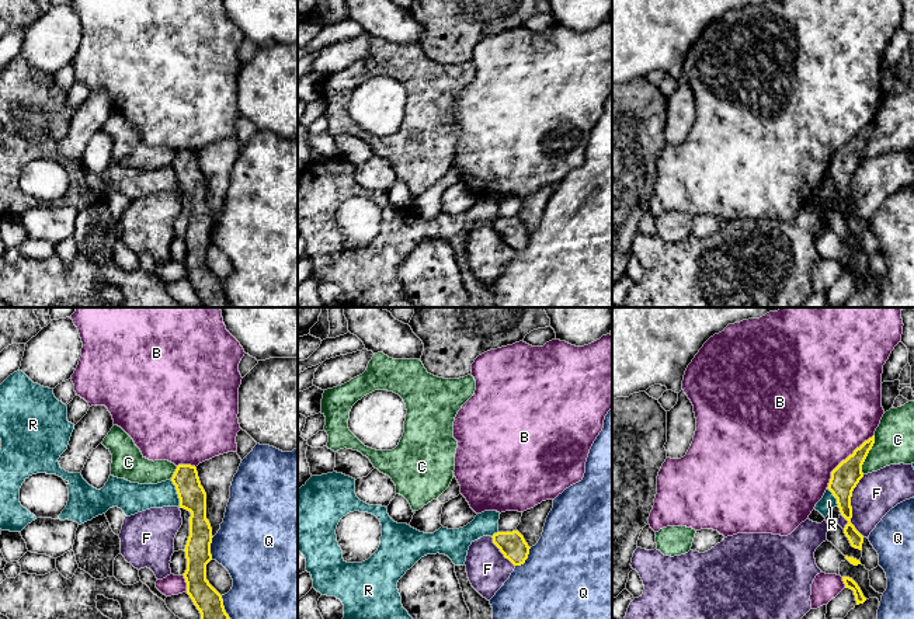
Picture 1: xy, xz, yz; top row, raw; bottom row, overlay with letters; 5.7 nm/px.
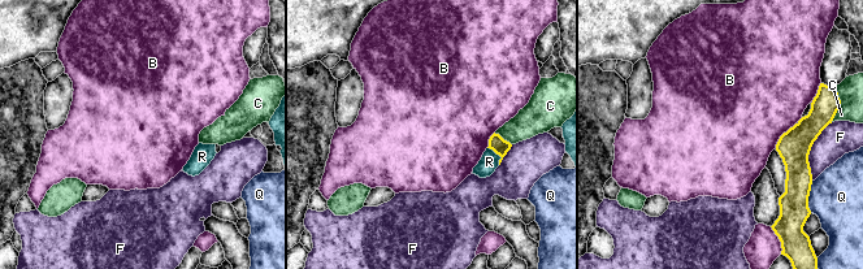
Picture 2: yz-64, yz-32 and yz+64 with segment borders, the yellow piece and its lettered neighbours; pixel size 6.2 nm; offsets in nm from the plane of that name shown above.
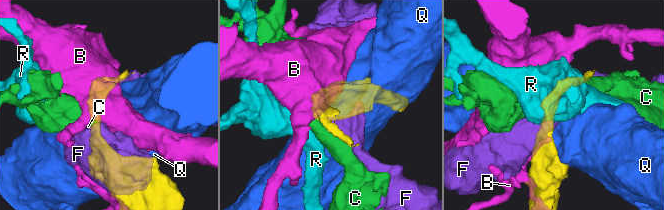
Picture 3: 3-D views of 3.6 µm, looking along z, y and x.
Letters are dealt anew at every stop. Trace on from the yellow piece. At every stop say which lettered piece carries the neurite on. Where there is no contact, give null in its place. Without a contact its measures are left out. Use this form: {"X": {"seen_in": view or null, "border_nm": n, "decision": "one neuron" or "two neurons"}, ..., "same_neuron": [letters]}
{"B": {"seen_in": "yz", "border_nm": 420, "decision": "two neurons"}, "C": {"seen_in": "yz", "border_nm": 240, "decision": "two neurons"}, "F": {"seen_in": "yz", "border_nm": 360, "decision": "two neurons"}, "Q": {"seen_in": "xz", "border_nm": 140, "decision": "two neurons"}, "R": {"seen_in": "xy", "border_nm": 170, "decision": "two neurons"}, "same_neuron": []}

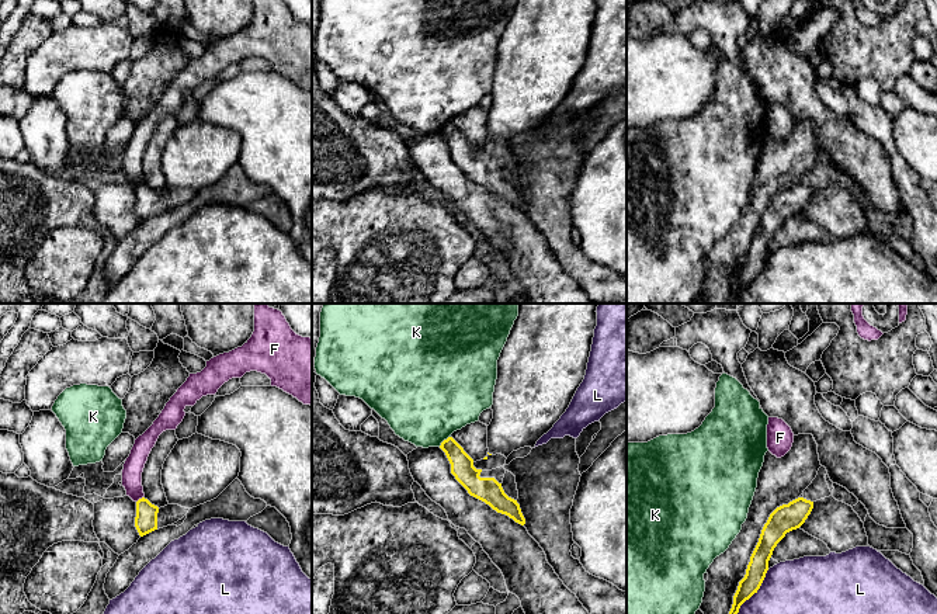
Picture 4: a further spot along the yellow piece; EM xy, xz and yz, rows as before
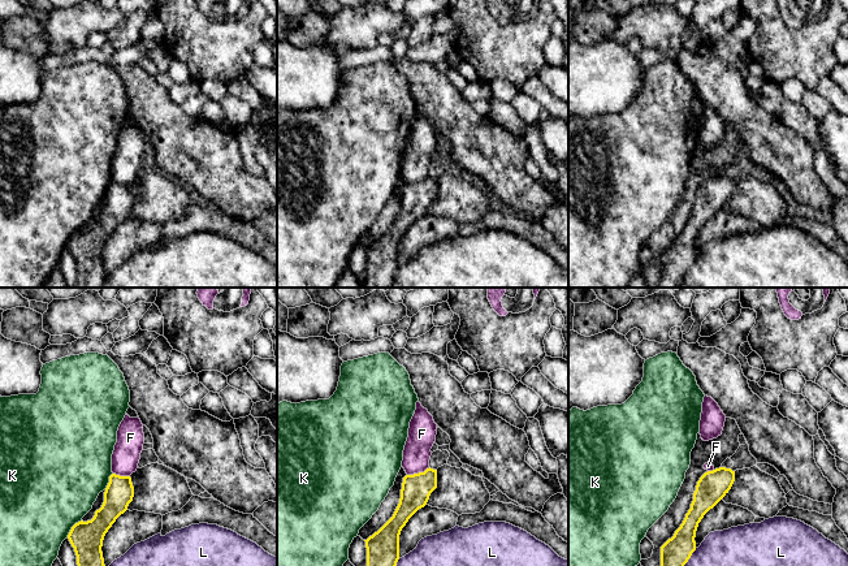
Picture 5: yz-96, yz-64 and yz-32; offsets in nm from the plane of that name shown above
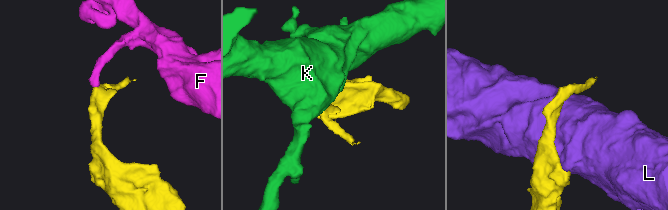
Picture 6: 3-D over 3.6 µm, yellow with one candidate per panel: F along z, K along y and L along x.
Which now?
{"F": {"seen_in": "xy", "border_nm": 60, "decision": "two neurons"}, "K": {"seen_in": "xz", "border_nm": 90, "decision": "two neurons"}, "L": {"seen_in": "yz", "border_nm": 320, "decision": "two neurons"}, "same_neuron": []}

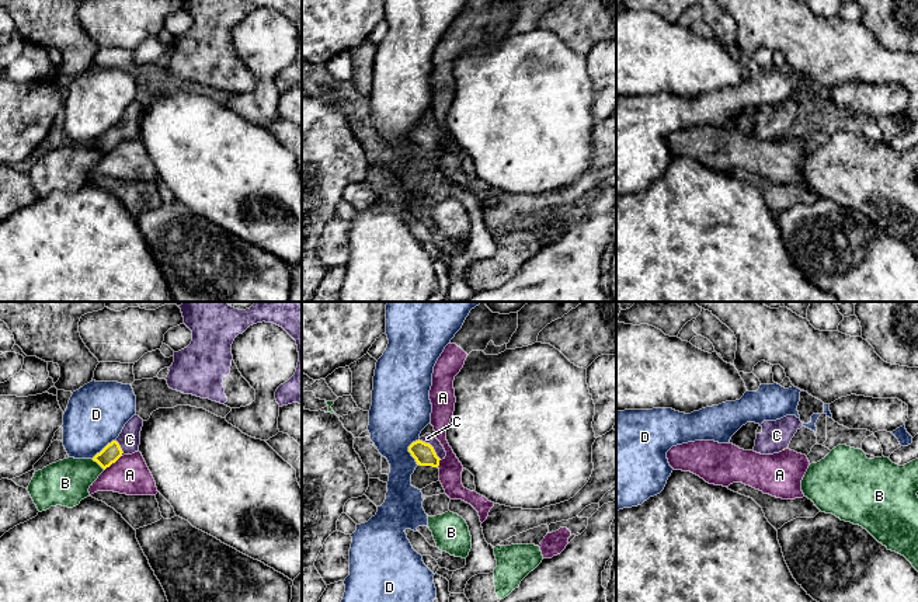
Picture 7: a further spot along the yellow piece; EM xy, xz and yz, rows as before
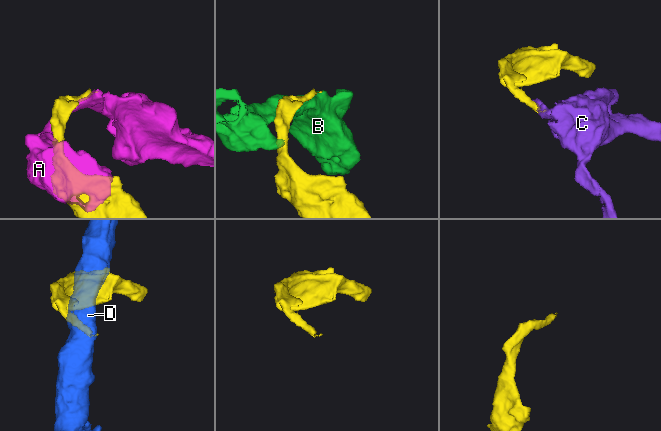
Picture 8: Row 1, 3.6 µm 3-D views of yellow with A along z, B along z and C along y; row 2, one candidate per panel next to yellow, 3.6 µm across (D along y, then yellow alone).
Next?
{"A": {"seen_in": "xy", "border_nm": 140, "decision": "two neurons"}, "B": {"seen_in": "xy", "border_nm": 100, "decision": "two neurons"}, "C": {"seen_in": "xz", "border_nm": 180, "decision": "one neuron"}, "D": {"seen_in": "xz", "border_nm": 160, "decision": "two neurons"}, "same_neuron": ["C"]}

